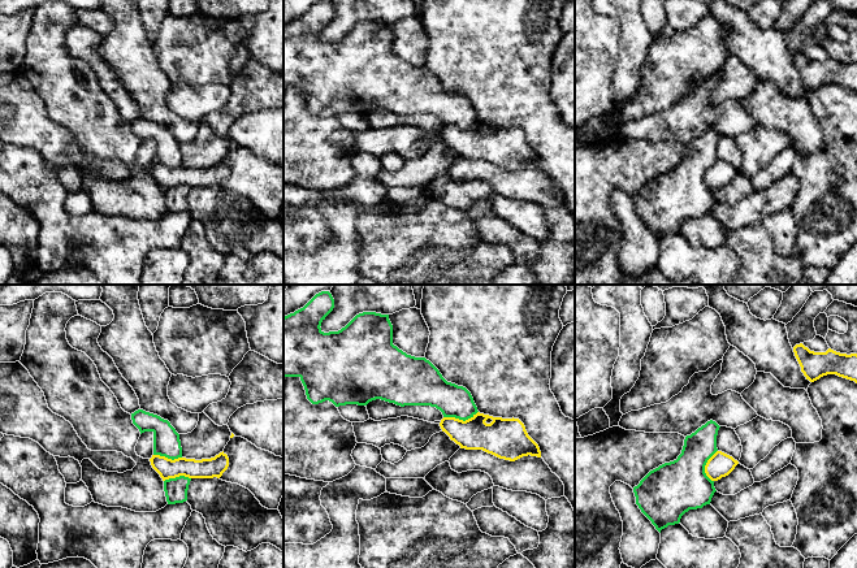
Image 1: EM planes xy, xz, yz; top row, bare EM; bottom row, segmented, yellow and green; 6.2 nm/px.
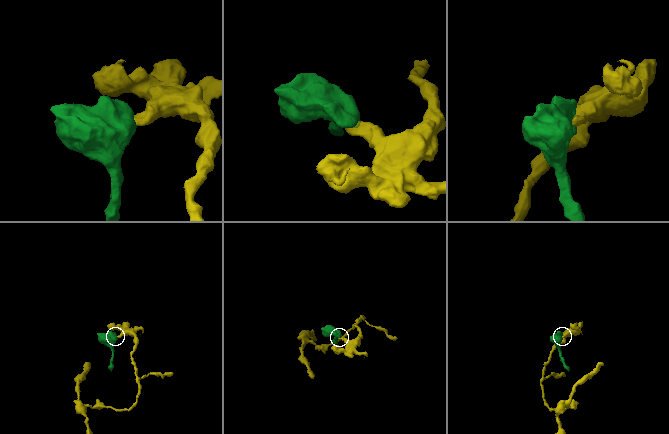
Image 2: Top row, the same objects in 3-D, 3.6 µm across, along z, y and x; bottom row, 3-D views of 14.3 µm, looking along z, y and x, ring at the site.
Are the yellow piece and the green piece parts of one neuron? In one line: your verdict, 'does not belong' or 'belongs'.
does not belong

